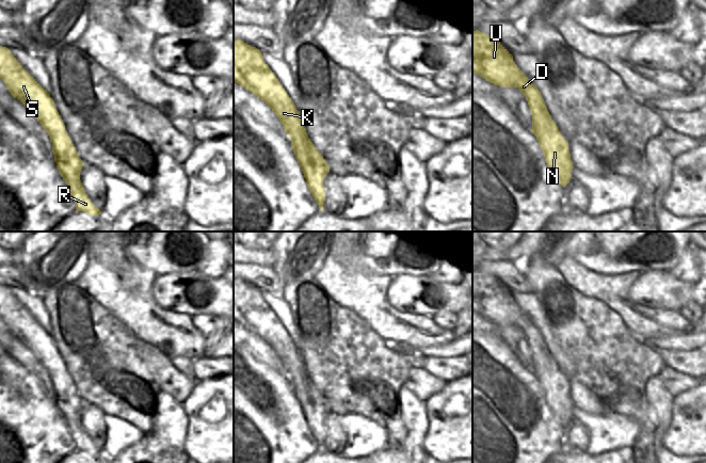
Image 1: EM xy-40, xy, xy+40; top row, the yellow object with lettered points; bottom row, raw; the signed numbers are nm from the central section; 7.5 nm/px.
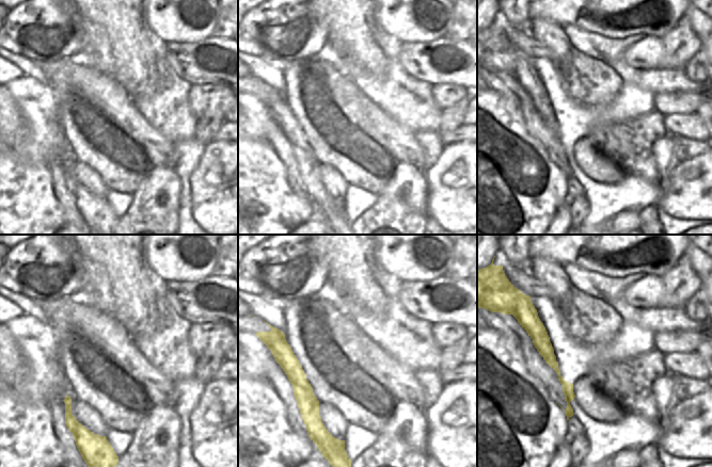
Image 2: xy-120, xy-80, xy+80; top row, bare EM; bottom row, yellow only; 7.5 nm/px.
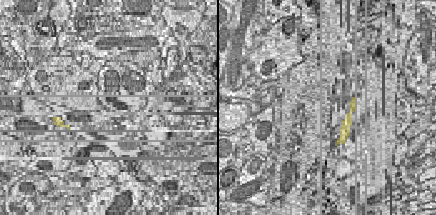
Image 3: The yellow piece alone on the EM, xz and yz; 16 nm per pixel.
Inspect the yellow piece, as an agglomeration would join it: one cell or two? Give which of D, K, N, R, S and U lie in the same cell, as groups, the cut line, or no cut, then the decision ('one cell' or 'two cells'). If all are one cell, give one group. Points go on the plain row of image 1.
D K S U / N R | xy+40 (550, 357), (536, 362), (539, 372), (536, 376) | two cells

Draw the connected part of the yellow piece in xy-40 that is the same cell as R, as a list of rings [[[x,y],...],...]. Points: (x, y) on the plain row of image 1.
[[[65,367],[62,376],[54,377],[52,392],[57,406],[76,443],[76,448],[90,454],[100,453],[101,450],[91,441],[82,426],[80,411],[84,402],[80,398]]]

